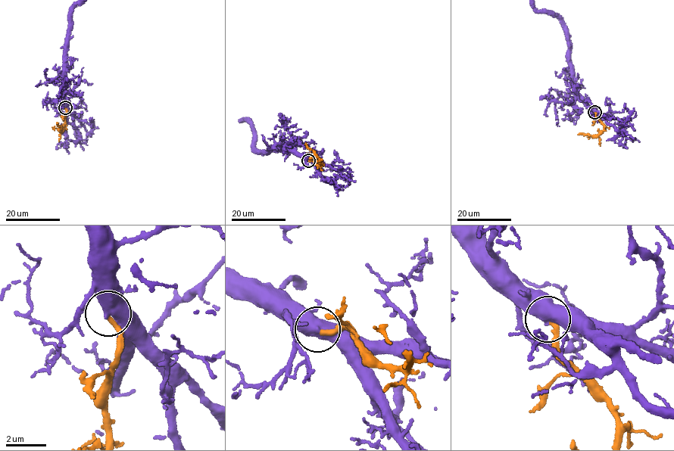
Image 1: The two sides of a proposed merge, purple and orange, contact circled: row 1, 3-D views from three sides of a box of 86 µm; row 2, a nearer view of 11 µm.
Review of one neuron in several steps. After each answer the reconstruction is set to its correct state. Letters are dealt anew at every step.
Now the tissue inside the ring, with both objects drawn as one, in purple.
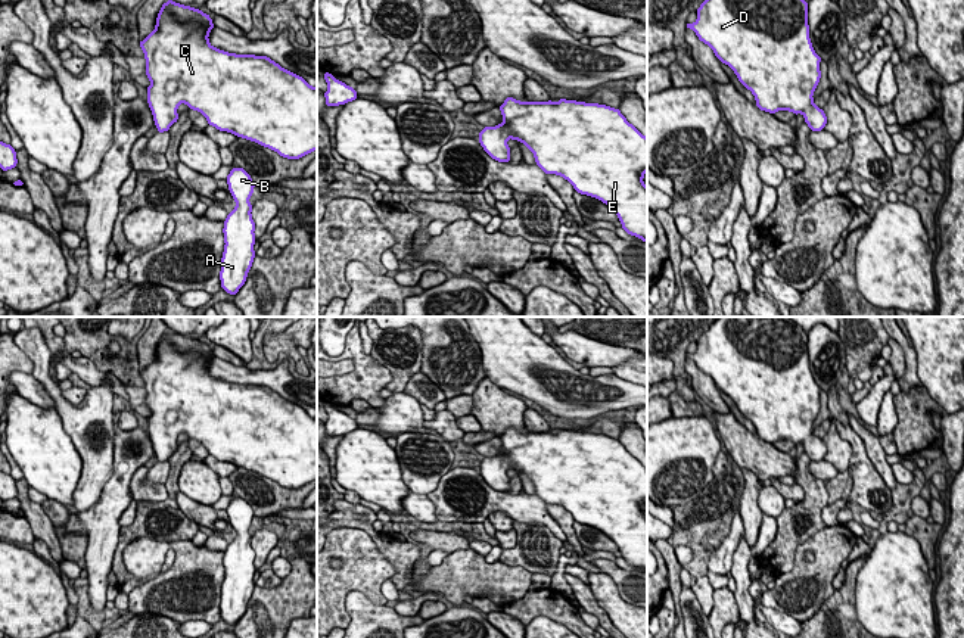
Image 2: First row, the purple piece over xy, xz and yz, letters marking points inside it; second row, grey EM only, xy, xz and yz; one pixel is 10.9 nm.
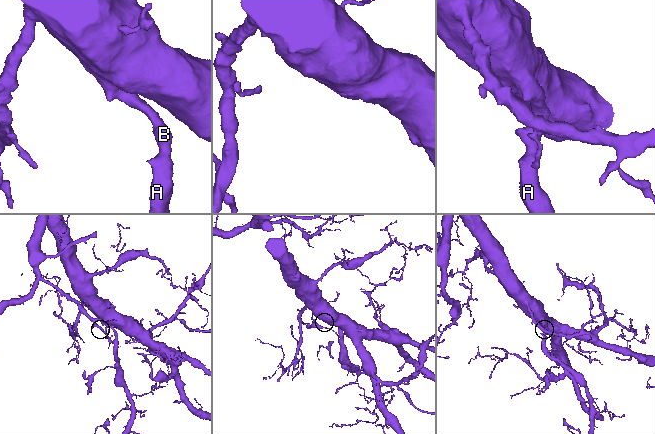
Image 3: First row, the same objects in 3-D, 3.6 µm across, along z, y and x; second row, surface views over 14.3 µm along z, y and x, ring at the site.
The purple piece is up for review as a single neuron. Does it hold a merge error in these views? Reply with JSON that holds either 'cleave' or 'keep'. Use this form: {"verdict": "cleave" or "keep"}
{"verdict": "keep"}

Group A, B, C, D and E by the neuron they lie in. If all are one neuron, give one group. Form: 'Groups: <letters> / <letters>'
Groups: A B C D E

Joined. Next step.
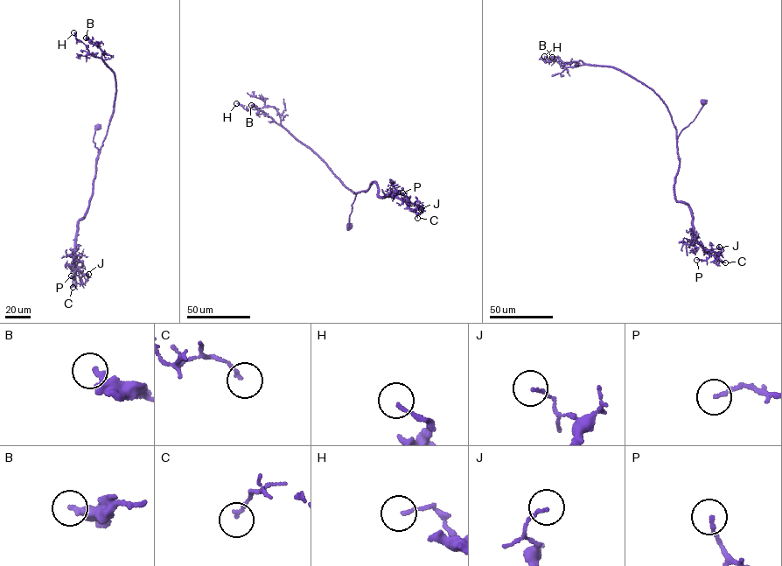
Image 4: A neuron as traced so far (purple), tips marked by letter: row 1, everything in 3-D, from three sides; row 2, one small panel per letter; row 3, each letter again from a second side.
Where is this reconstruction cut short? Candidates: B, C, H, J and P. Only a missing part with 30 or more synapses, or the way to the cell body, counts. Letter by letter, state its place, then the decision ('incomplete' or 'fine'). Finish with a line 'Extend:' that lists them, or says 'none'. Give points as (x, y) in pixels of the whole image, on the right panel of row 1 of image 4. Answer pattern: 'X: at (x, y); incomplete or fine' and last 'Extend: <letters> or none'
B: at (552, 57); fine
C: at (725, 262); fine
H: at (544, 56); fine
J: at (719, 247); fine
P: at (696, 260); fine
Extend: none

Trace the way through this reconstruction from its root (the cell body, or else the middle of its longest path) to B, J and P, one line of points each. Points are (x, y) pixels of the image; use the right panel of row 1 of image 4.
B: (704, 101), (677, 139), (666, 106), (645, 86), (611, 66), (579, 60), (564, 63), (552, 57)
J: (704, 101), (678, 137), (675, 197), (688, 206), (699, 244), (718, 254), (719, 247)
P: (704, 101), (678, 137), (674, 187), (676, 199), (690, 209), (695, 240), (708, 255), (696, 260)

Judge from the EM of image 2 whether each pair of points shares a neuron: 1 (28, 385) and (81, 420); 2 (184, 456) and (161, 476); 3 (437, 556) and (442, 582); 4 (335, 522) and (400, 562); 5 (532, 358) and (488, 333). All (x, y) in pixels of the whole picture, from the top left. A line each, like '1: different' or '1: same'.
1: different
2: different
3: different
4: same
5: same

